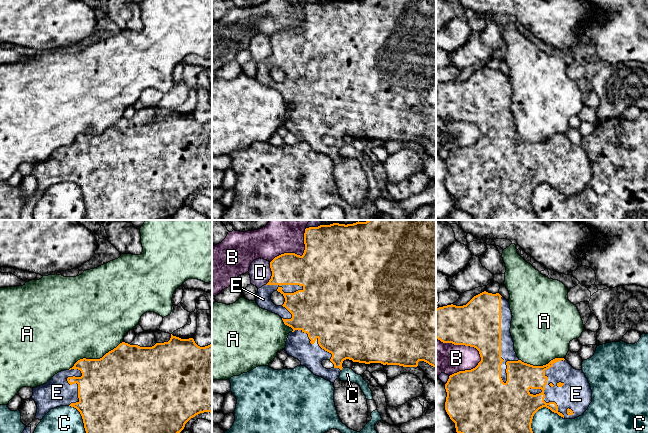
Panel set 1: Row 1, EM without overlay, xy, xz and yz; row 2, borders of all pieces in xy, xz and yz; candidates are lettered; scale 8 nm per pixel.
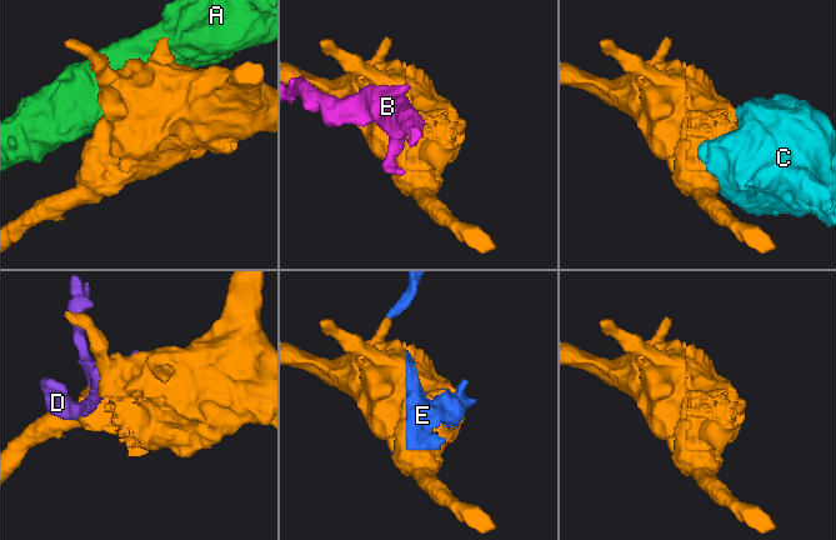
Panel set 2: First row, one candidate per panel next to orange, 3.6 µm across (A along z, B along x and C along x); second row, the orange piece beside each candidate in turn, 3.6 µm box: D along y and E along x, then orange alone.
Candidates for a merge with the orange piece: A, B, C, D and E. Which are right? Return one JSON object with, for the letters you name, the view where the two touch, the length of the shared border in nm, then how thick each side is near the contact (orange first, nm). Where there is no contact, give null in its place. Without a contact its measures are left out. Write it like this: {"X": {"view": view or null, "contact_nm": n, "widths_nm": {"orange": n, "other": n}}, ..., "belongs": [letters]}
{"E": {"view": "yz", "contact_nm": 480, "widths_nm": {"orange": 280, "other": 240}}, "belongs": ["E"]}

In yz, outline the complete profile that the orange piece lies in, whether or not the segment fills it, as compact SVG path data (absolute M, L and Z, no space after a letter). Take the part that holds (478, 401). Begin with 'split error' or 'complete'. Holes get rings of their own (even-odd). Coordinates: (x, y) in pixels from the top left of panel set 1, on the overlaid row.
split error; M486 291L474 296L466 305L456 306L451 304L436 309L436 338L443 343L474 347L479 351L481 357L481 361L475 368L471 370L459 371L450 375L447 383L445 384L445 389L447 392L445 410L450 419L455 423L457 433L533 433L531 423L534 414L539 409L546 407L565 419L575 419L584 414L592 402L592 390L585 374L582 370L574 369L564 358L555 358L543 366L533 366L522 362L517 357L514 350L513 338L510 333L512 317L509 302L499 293L492 294Z

